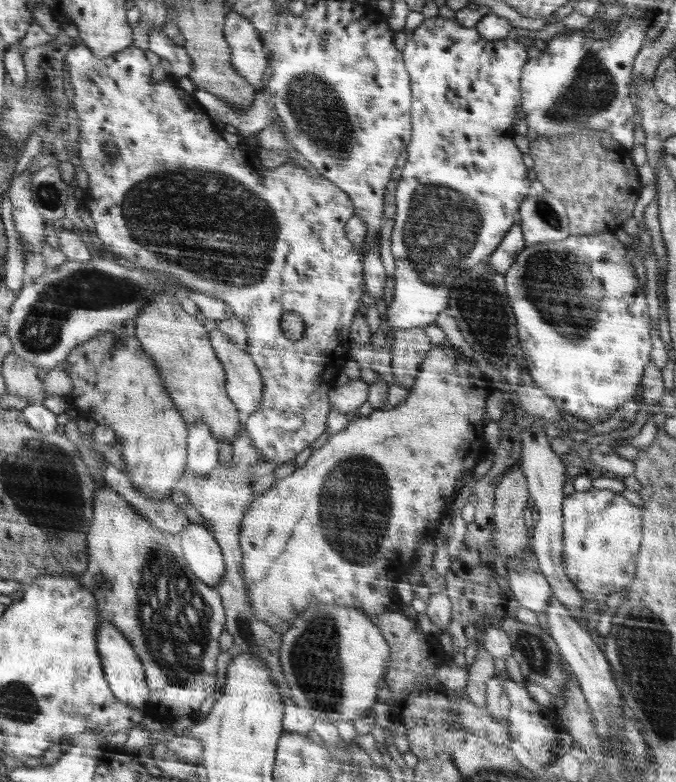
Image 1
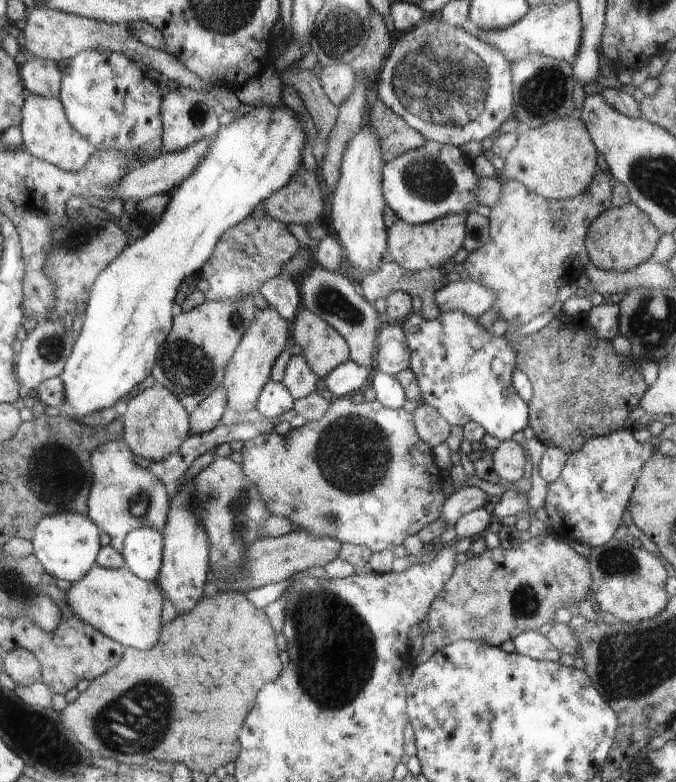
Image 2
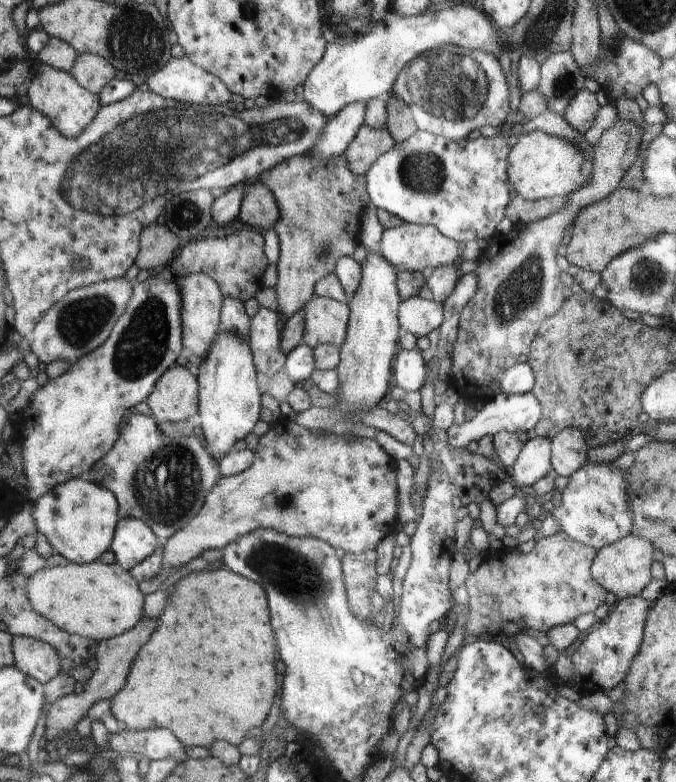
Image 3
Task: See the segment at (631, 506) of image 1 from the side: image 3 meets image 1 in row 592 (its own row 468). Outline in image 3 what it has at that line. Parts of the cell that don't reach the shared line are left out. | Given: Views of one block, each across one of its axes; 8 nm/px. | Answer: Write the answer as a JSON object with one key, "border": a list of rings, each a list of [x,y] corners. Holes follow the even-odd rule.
{"border":[[[586,463],[580,471],[570,475],[568,486],[562,492],[562,504],[551,515],[561,530],[575,541],[601,549],[625,538],[632,532],[633,515],[629,507],[627,480],[621,470],[612,470],[609,463]]]}

